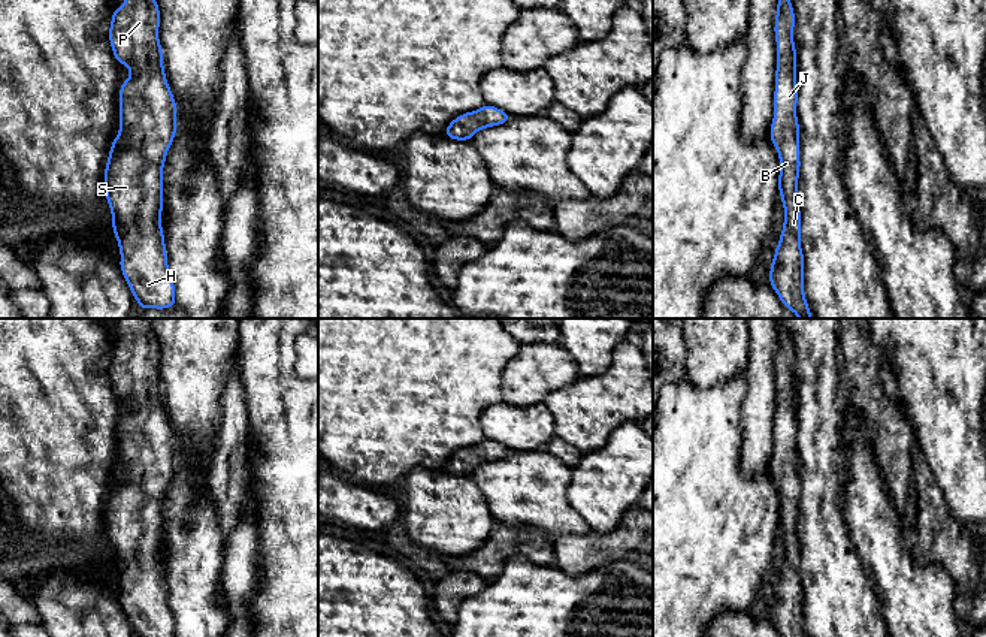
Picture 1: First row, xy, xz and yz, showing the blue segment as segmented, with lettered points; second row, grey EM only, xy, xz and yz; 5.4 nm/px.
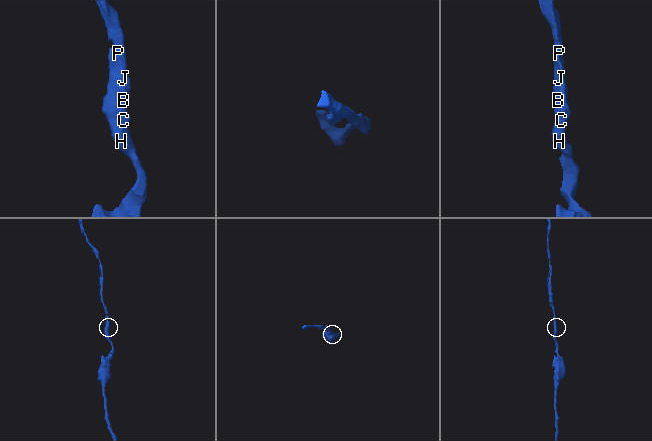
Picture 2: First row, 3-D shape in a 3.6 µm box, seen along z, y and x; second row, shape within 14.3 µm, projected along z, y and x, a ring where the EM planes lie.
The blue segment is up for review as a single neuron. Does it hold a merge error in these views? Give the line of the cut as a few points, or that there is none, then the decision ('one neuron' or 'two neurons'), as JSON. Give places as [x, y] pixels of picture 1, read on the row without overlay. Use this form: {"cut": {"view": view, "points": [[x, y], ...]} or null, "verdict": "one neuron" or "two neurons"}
{"cut": null, "verdict": "one neuron"}

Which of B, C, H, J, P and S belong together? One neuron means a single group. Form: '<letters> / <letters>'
B C H J P S

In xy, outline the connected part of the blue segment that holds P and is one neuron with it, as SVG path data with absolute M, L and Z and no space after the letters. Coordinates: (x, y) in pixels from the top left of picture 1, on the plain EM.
M152 318L112 320L124 326L127 338L114 345L108 371L115 395L131 405L120 422L120 465L105 502L106 535L121 588L120 604L136 637L176 637L161 564L161 528L163 501L178 459L176 435L166 414L158 374L160 344Z

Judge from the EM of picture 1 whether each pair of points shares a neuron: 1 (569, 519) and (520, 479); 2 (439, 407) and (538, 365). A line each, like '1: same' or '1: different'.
1: same
2: different

